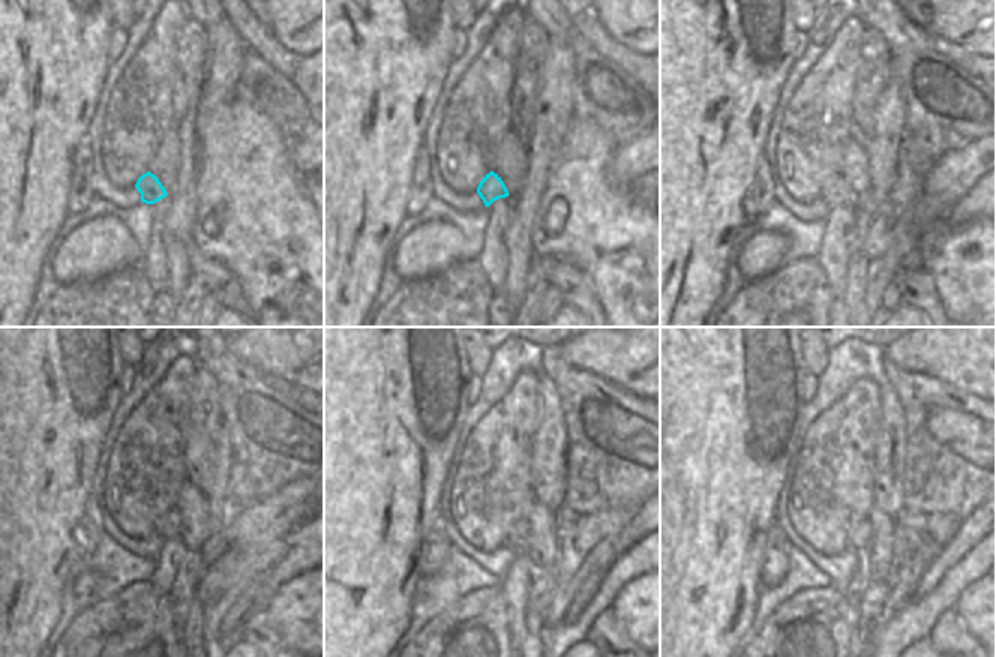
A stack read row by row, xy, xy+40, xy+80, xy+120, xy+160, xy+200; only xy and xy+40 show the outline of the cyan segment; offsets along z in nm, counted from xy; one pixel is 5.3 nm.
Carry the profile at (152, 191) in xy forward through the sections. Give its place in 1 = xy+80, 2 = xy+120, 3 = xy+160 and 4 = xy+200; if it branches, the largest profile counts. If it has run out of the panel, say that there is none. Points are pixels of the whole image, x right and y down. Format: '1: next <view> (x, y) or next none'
1: next xy+80 (836, 189)
2: next xy+120 (168, 525)
3: next xy+160 (516, 540)
4: next xy+200 (860, 536)

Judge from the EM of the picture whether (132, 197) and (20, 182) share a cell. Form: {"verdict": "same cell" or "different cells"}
{"verdict": "different cells"}

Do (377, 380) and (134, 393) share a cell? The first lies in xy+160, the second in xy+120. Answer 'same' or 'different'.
different

